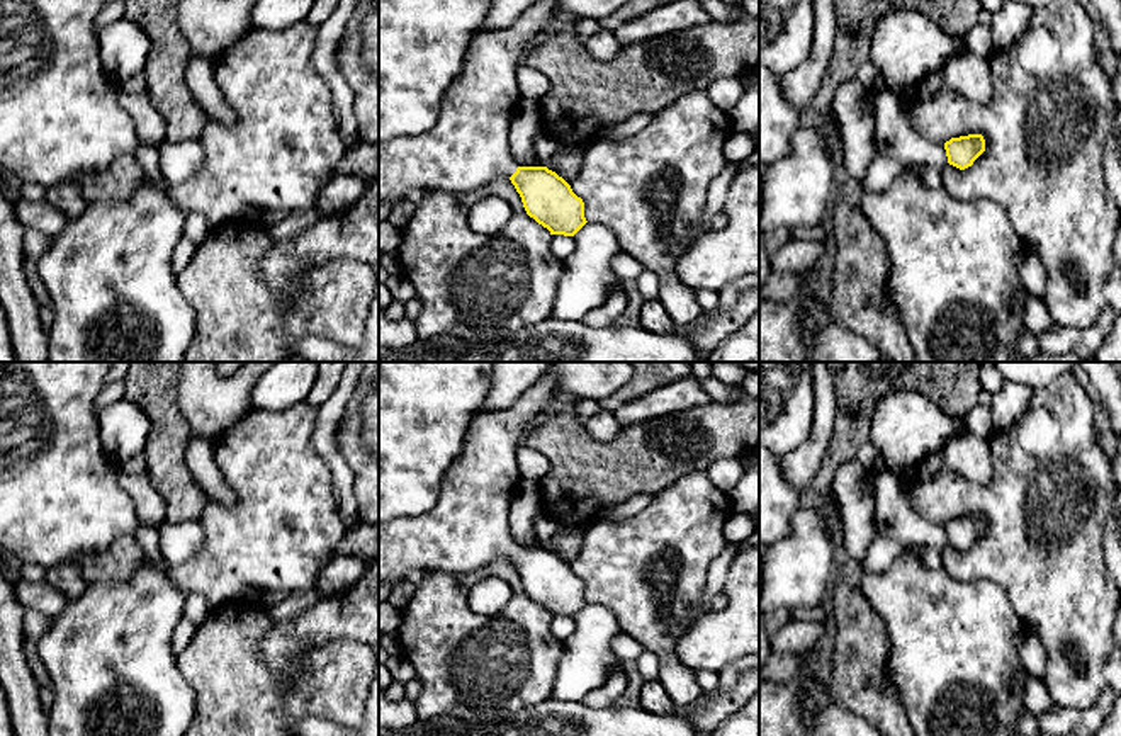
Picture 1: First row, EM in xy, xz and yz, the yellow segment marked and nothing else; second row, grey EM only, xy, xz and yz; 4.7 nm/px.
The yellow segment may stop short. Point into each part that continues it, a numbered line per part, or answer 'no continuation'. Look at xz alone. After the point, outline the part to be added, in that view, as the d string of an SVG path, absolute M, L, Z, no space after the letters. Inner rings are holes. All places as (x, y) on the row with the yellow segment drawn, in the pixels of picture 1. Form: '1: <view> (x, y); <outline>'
1: xz (467, 147); M537 0L506 27L474 32L460 73L445 90L435 124L425 133L379 144L379 202L399 202L411 189L470 194L520 167L510 148L510 121L521 99L516 70L532 39L555 24L555 0Z

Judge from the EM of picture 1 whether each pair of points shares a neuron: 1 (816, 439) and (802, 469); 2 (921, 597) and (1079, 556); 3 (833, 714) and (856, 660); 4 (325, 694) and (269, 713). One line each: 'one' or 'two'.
1: one
2: two
3: two
4: one

